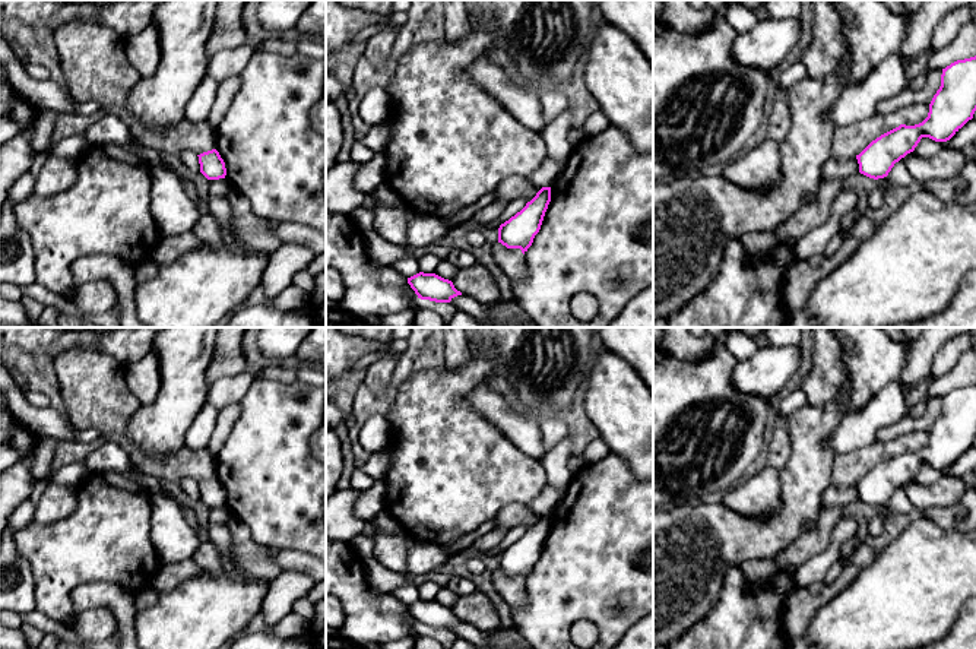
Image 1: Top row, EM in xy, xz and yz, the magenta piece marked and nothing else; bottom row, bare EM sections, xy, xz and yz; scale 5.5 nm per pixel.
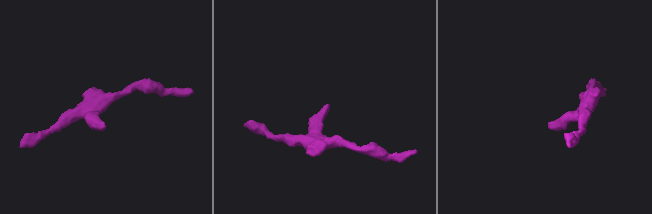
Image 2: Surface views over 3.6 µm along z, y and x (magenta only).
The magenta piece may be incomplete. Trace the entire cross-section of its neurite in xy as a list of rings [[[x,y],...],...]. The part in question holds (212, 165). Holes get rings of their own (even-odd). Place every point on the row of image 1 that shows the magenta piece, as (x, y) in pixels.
[[[216,149],[203,152],[197,156],[199,156],[199,164],[200,164],[200,172],[207,180],[225,178],[226,175],[225,162]]]

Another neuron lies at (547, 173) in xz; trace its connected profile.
[[[546,158],[527,180],[538,189],[551,187],[564,165]]]

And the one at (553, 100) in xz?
[[[546,85],[539,91],[539,98],[545,124],[568,108],[563,86]]]

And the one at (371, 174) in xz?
[[[384,152],[374,153],[374,156],[361,165],[355,177],[355,189],[371,194],[386,180],[387,159]]]

